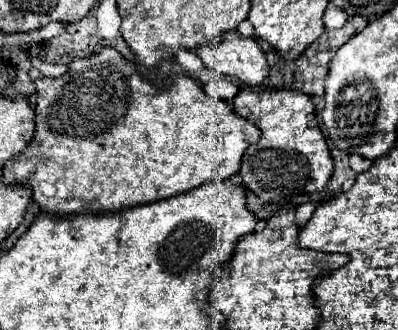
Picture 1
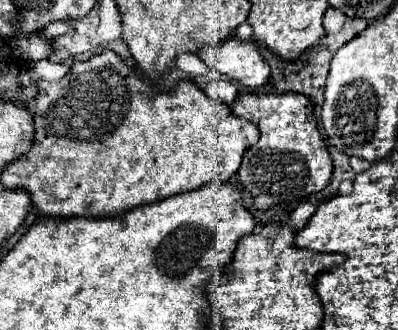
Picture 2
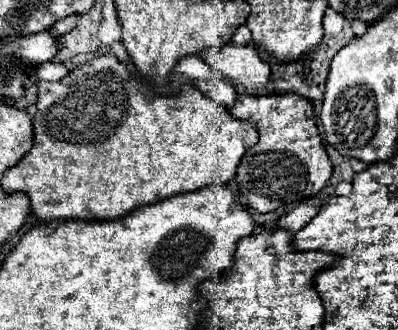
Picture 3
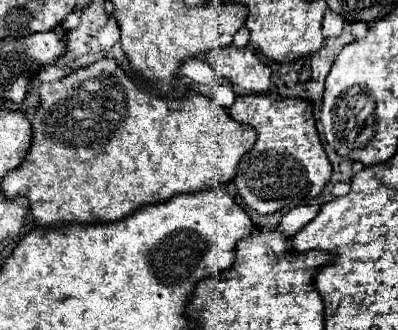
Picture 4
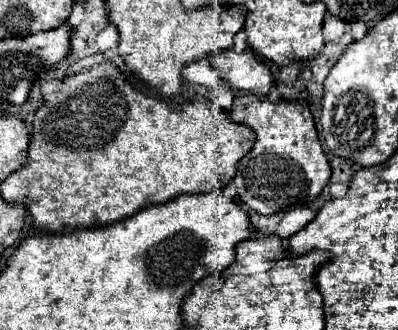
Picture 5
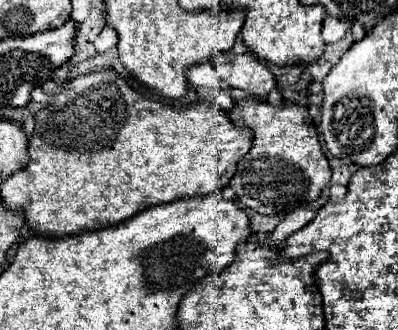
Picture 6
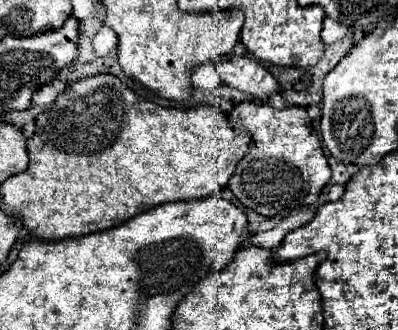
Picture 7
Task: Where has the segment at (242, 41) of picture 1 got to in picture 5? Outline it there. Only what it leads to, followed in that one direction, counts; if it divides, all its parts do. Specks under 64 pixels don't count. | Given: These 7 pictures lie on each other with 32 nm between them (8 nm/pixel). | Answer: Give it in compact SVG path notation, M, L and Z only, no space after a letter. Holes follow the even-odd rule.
M232 48L214 52L214 56L210 56L210 62L220 78L226 80L234 90L266 96L274 86L272 72L264 62L258 60L258 56L254 56L252 50L246 50L242 54L236 54Z

